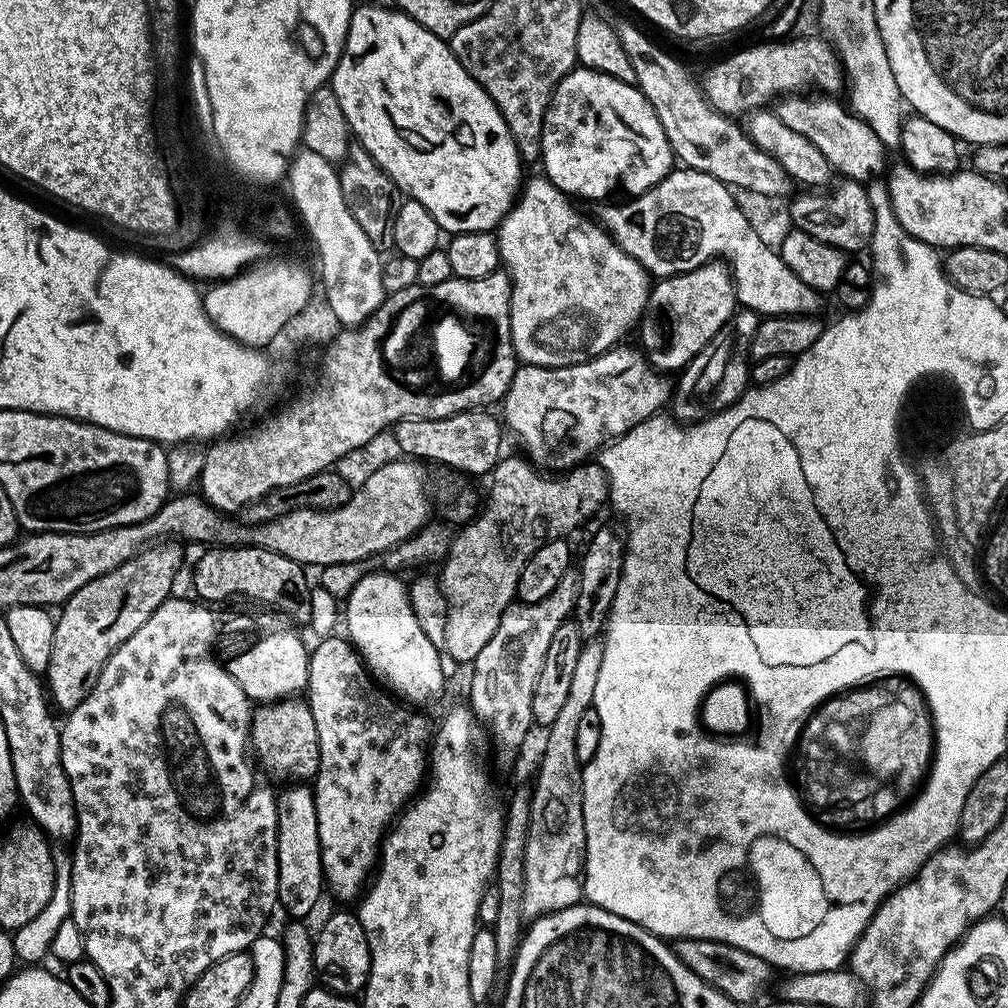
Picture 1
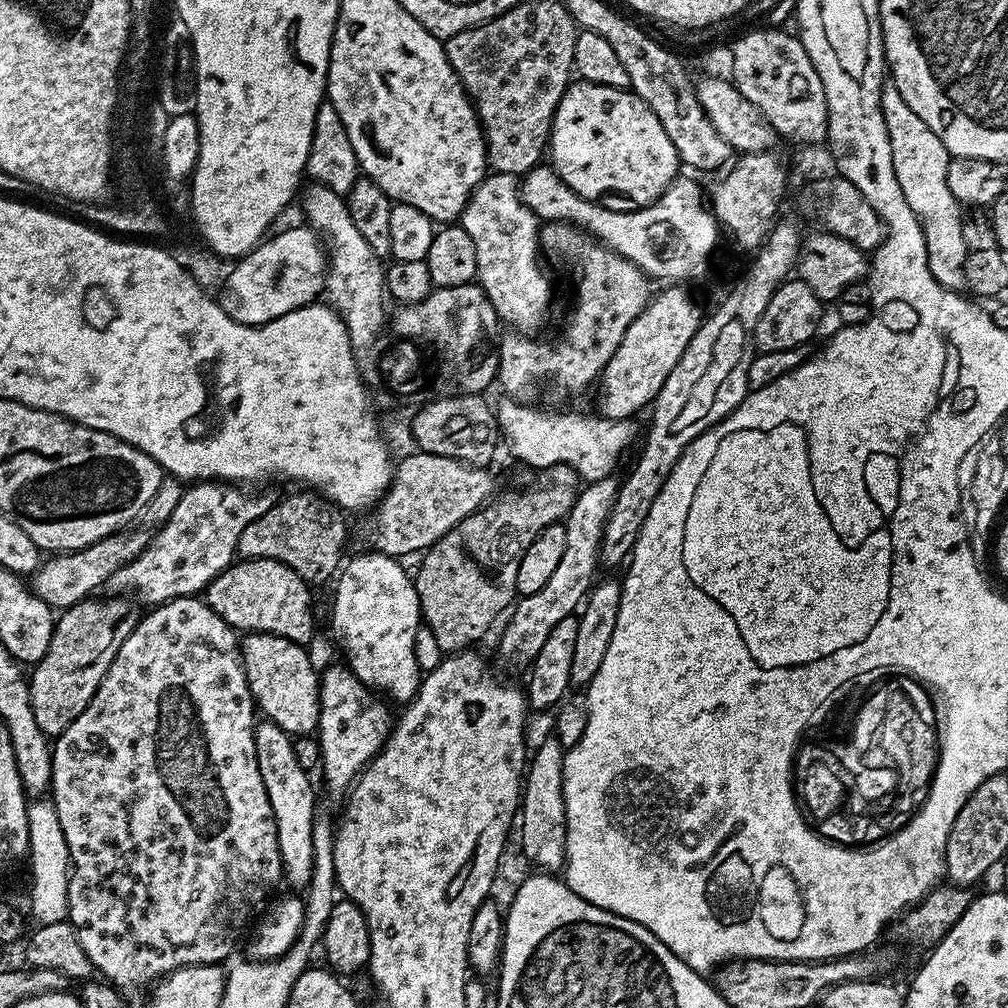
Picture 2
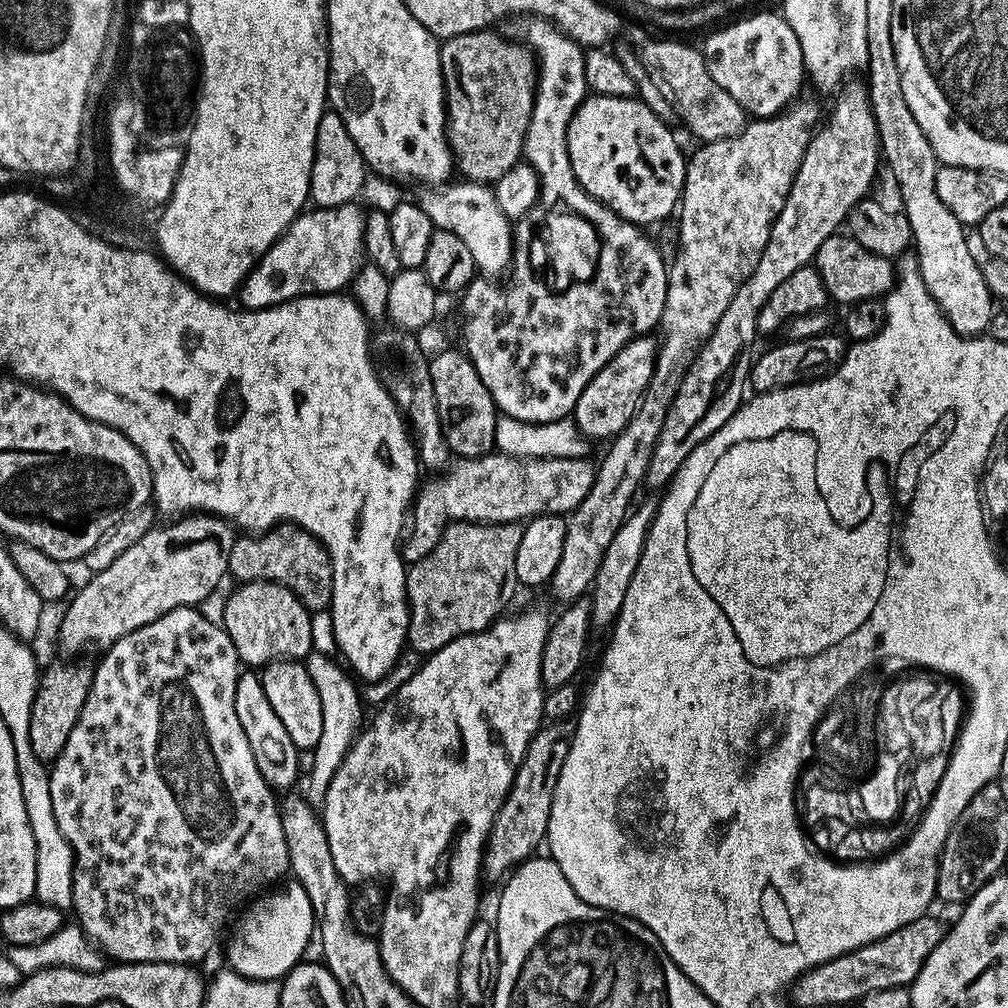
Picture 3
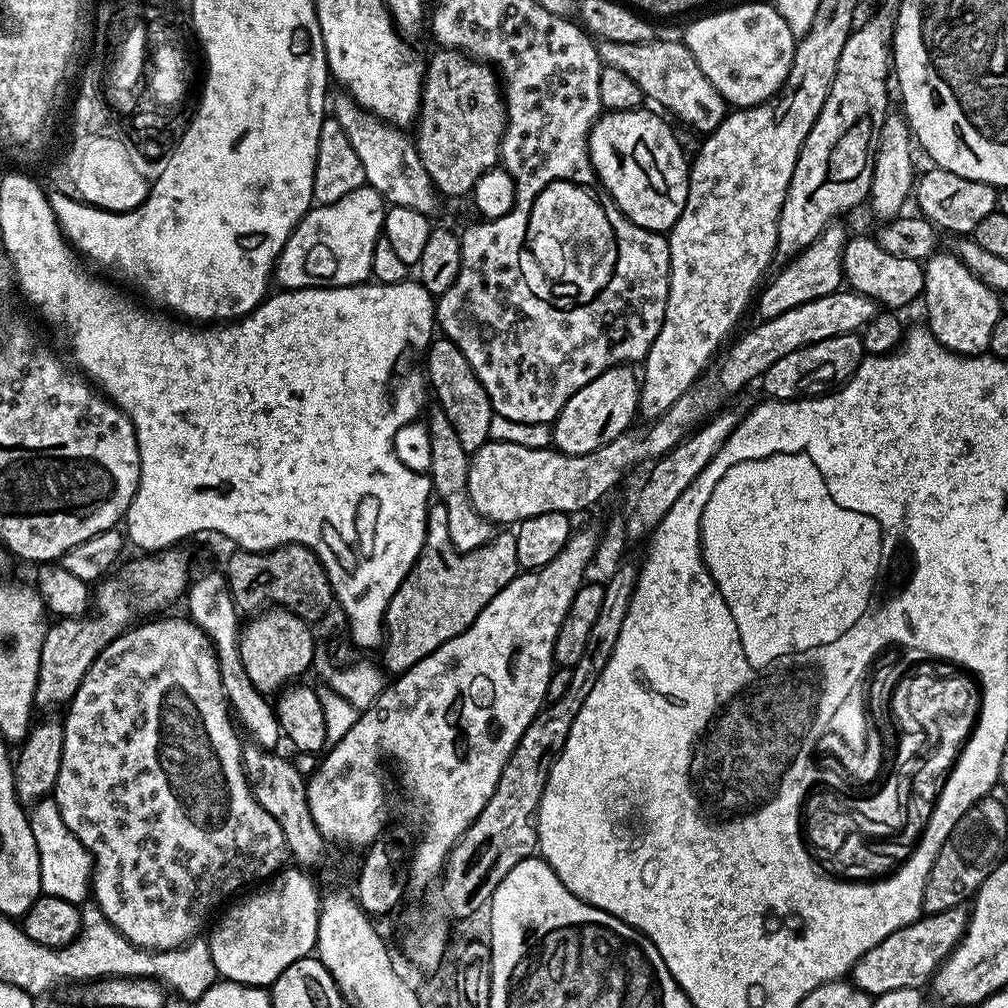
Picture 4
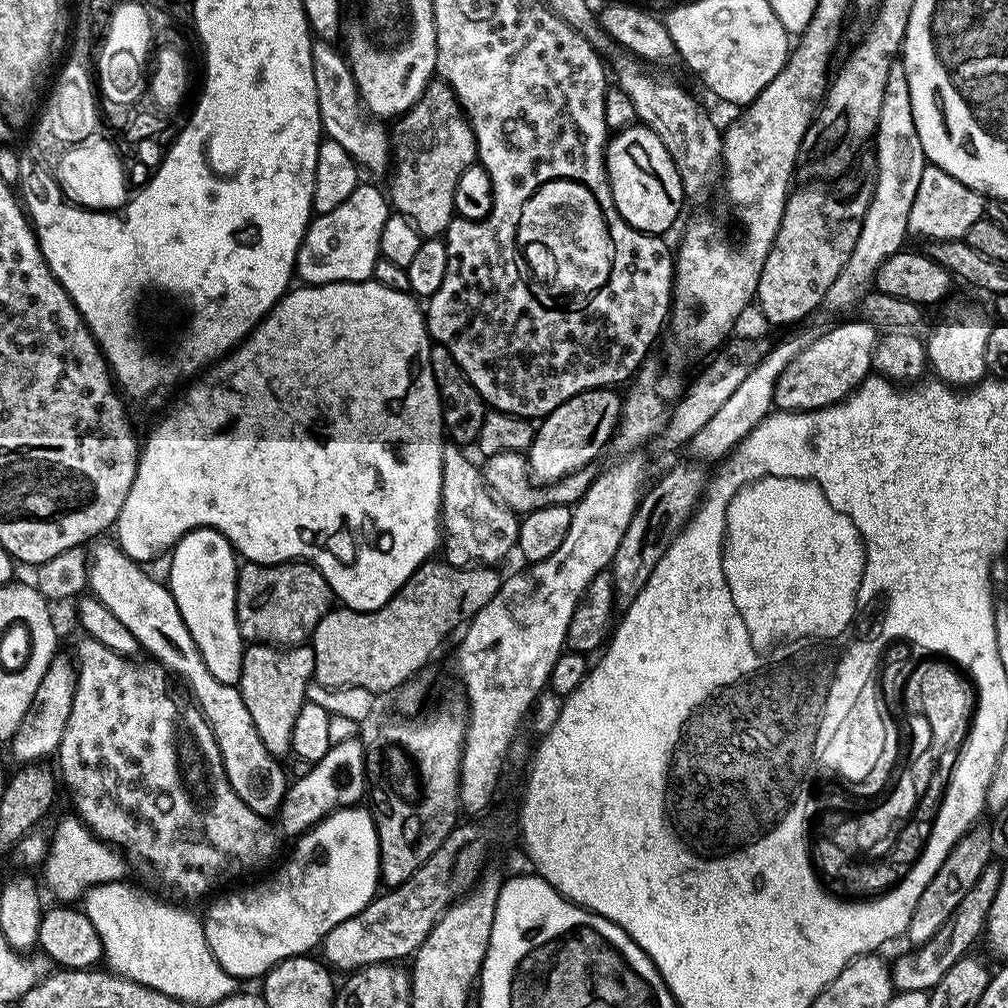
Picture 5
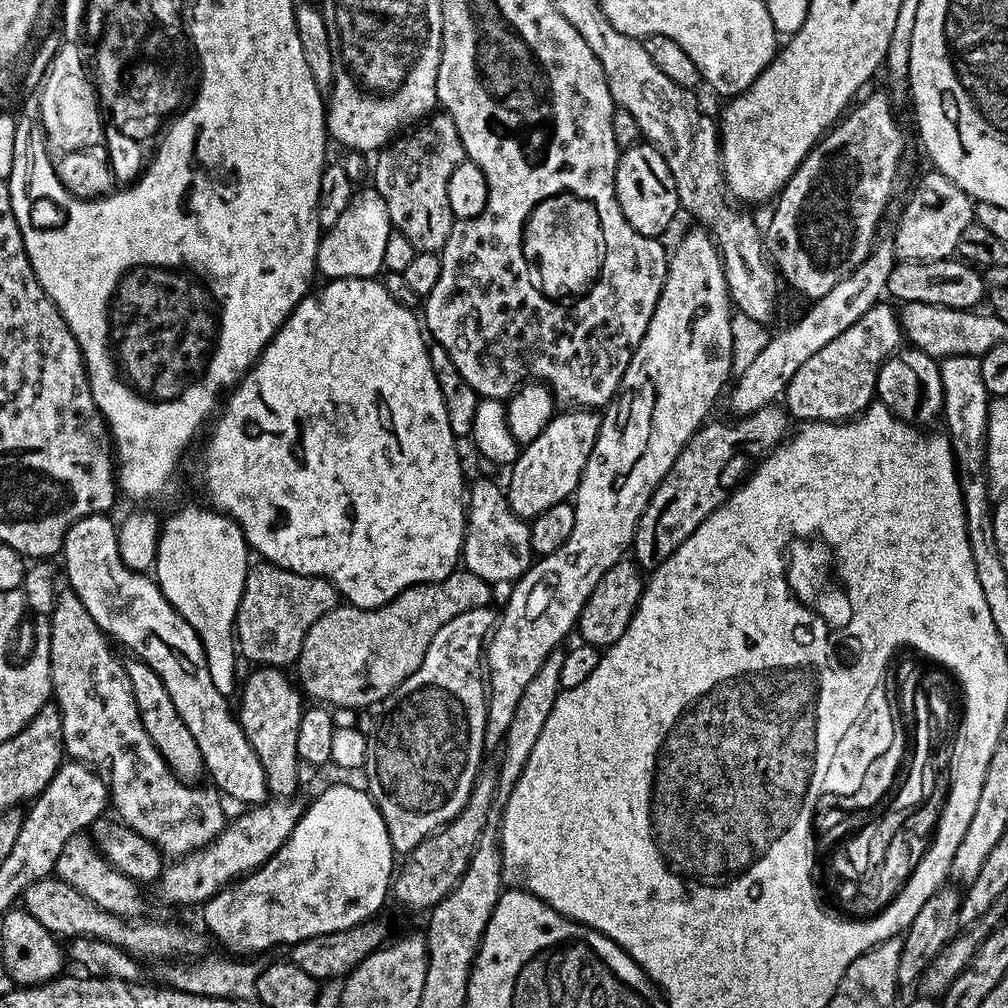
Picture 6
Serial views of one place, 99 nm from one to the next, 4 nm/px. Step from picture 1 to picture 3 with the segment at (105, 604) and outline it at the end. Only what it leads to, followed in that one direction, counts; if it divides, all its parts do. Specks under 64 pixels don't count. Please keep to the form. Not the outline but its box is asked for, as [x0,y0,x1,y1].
[30,662,93,762]

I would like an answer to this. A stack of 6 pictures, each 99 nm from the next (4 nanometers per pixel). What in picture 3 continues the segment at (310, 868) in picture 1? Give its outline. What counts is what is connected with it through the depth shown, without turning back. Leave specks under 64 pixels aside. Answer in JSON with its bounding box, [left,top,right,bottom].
[234,671,301,790]

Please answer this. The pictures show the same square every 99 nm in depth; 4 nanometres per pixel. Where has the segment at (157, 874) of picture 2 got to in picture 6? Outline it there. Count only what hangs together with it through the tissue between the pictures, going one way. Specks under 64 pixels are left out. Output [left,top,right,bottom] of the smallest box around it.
[46,591,226,858]

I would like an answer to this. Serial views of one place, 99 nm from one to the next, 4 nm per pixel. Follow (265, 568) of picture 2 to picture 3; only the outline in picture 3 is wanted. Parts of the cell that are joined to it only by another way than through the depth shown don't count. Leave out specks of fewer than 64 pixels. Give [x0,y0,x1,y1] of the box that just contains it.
[222,580,313,670]

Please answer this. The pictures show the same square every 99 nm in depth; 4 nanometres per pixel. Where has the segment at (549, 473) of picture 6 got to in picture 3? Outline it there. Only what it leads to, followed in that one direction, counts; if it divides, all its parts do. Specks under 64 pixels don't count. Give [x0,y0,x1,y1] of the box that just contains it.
[574,335,657,441]

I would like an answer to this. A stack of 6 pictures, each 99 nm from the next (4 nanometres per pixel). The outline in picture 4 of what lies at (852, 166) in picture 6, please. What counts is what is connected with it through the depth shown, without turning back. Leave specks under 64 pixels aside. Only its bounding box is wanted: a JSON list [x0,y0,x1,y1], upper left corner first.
[754,222,850,321]

